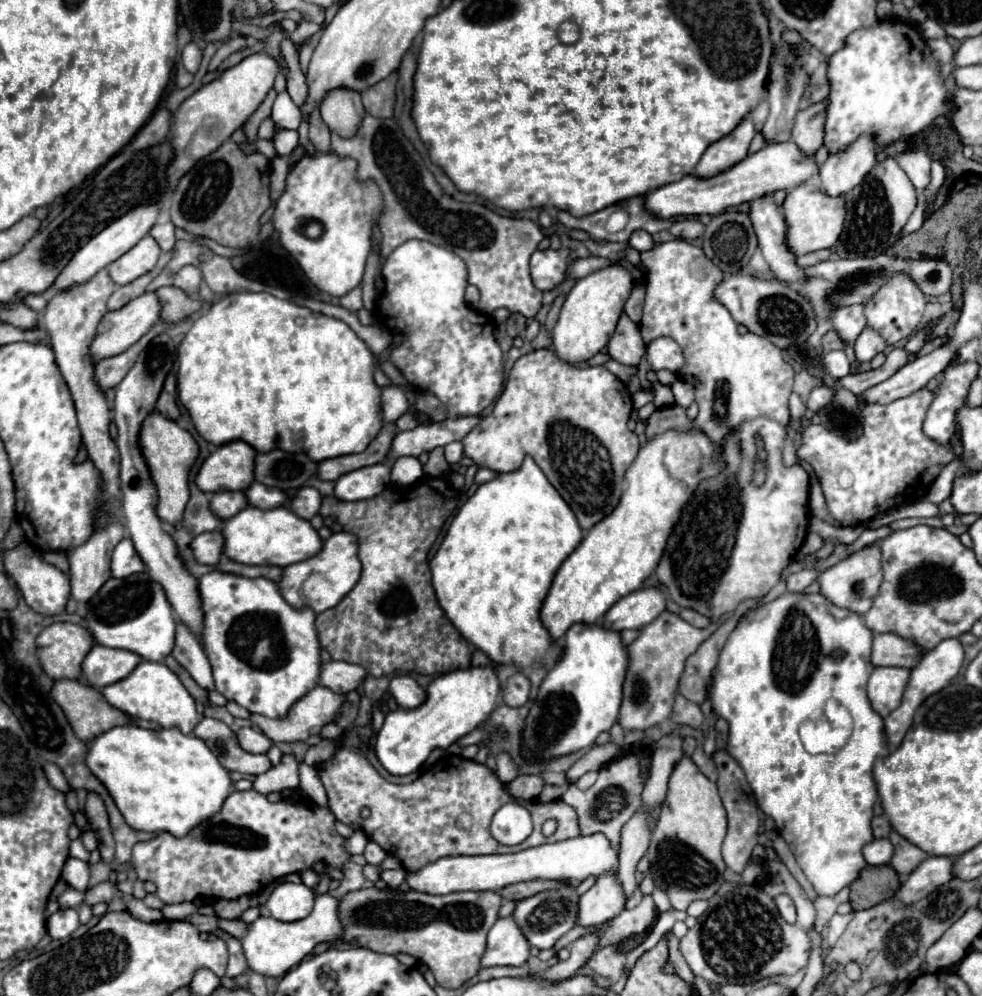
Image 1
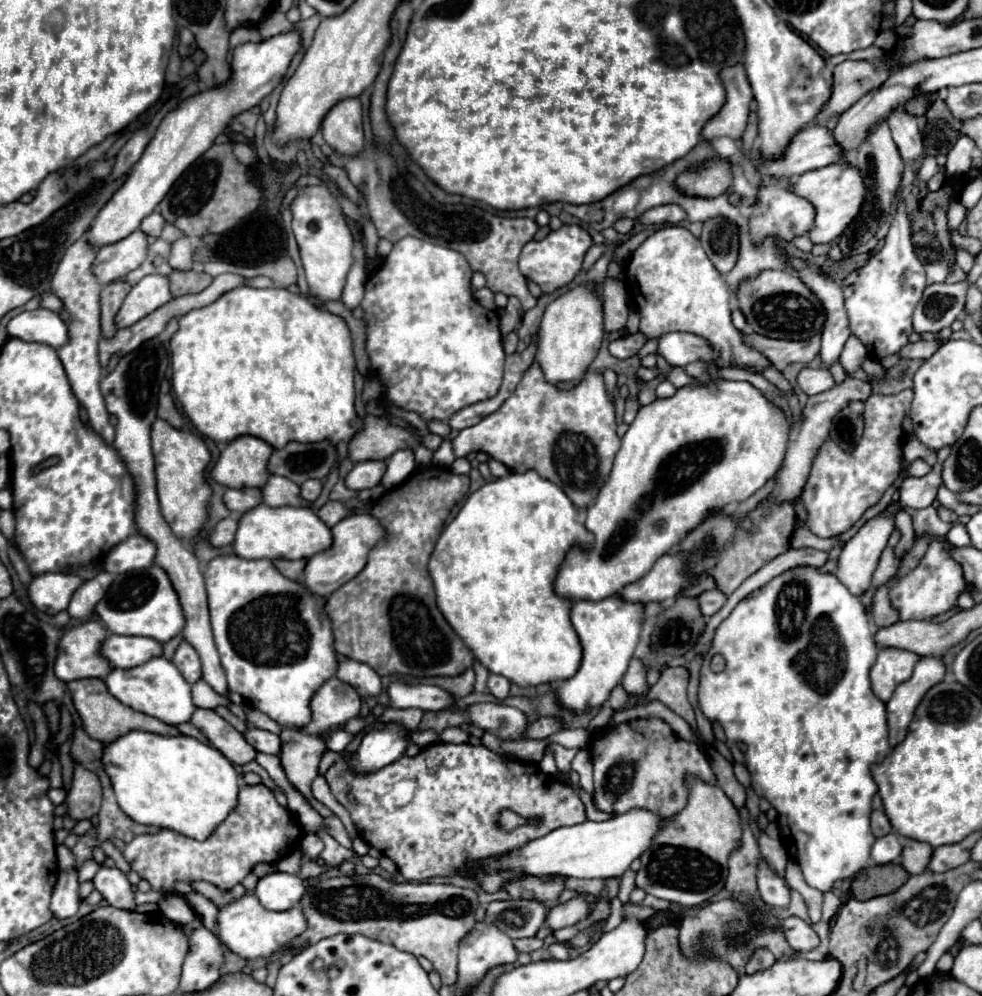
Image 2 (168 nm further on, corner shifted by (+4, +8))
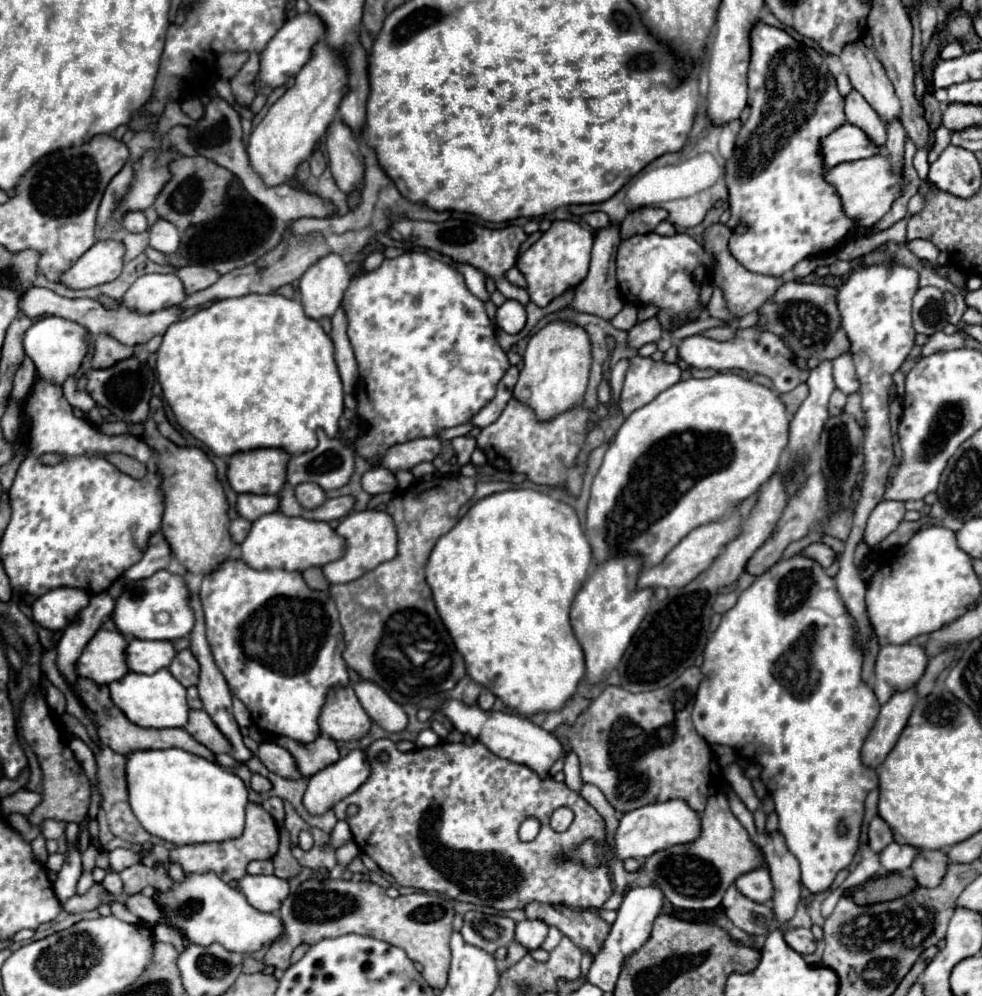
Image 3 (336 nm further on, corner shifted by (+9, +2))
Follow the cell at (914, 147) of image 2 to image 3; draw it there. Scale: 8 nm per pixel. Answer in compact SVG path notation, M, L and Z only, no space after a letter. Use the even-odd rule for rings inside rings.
M861 39L847 43L839 53L839 59L851 79L851 85L867 99L867 103L871 103L885 123L901 117L895 89L871 47L867 47Z

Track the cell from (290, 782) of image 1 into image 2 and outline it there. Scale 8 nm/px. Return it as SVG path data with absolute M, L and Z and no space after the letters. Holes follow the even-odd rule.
M284 727L280 731L280 739L282 739L280 763L288 781L306 795L310 804L320 815L331 816L333 813L316 801L310 793L310 783L318 775L318 763L320 763L322 753L326 751L324 739L308 735L298 729L290 729L290 727Z

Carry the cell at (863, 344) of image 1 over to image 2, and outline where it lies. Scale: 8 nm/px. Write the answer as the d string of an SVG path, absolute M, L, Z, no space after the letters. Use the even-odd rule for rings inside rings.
M852 335L846 341L846 345L844 345L844 351L840 355L840 363L846 369L846 373L852 375L862 365L862 361L866 359L866 355L868 355L868 351L866 351L864 343L856 335Z

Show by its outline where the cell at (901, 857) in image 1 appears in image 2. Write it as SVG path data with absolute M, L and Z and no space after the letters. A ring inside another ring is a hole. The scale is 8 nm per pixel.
M902 839L902 855L900 863L910 875L918 875L926 871L926 865L932 857L932 847L928 843L920 843L914 839Z

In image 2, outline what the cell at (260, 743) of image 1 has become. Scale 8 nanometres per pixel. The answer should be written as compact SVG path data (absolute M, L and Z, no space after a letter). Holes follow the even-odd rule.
M250 727L244 733L244 739L260 753L272 753L272 755L280 753L280 737L270 733L270 731L264 731L264 729L258 729L258 727Z

